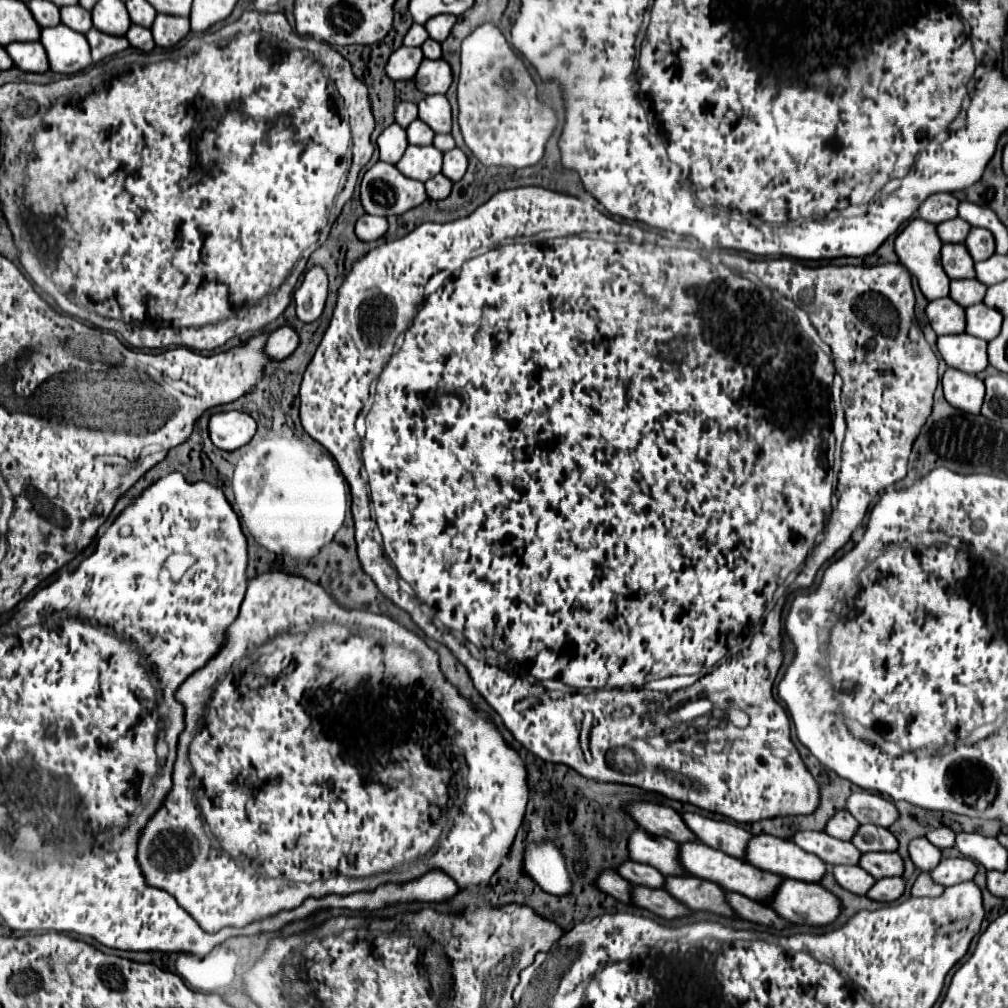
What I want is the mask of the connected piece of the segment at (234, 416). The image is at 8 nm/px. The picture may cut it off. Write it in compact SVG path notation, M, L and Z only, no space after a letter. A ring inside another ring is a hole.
M227 411L217 413L209 421L209 433L211 441L225 451L235 451L243 445L247 445L255 435L255 421L241 411Z

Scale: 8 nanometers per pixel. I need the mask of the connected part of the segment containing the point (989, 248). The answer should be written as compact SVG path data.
M971 229L967 241L965 241L971 257L975 261L985 261L995 253L995 239L987 229Z

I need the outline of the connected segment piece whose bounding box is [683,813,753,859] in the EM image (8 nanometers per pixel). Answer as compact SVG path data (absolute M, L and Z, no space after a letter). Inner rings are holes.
M685 813L683 821L687 823L687 827L691 827L691 831L695 831L699 841L703 841L705 845L719 849L731 857L745 859L749 837L753 837L749 831L737 827L735 823L715 821L697 813Z

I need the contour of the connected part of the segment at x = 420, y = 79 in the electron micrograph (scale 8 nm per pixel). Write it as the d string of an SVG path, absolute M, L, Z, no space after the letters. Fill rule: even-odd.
M423 59L421 67L419 67L417 75L415 75L415 85L425 95L447 93L451 81L453 81L451 67L449 67L449 63L445 59L437 59L437 61Z

